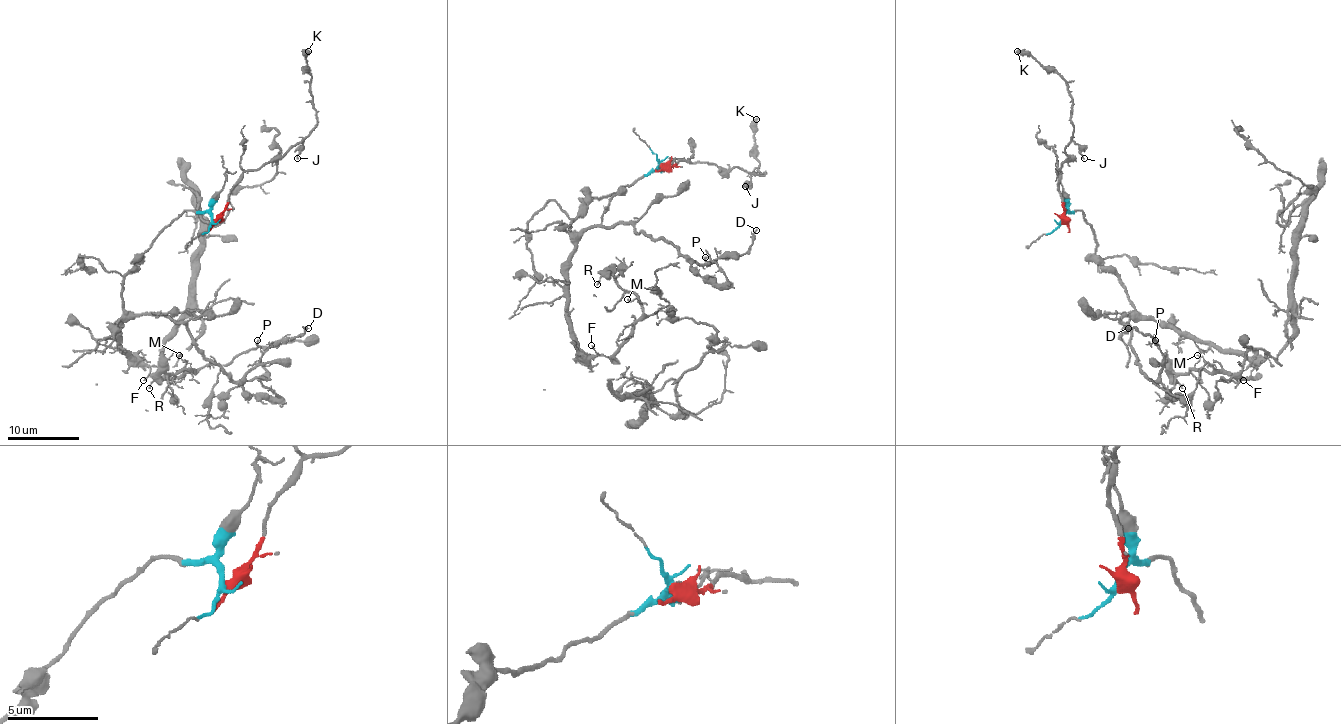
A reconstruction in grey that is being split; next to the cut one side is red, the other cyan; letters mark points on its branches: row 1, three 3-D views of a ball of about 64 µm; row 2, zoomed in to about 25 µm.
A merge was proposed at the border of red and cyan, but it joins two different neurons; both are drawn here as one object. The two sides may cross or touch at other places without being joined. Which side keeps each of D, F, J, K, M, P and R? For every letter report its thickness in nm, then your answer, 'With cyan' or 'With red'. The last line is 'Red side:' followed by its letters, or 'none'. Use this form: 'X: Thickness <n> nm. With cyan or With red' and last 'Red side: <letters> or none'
D: Thickness 140 nm. With cyan
F: Thickness 120 nm. With cyan
J: Thickness 110 nm. With red
K: Thickness 480 nm. With red
M: Thickness 100 nm. With cyan
P: Thickness 170 nm. With cyan
R: Thickness 110 nm. With cyan
Red side: J, K

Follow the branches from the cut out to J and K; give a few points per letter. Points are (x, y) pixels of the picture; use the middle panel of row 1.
J: (661, 165), (691, 161), (713, 163), (724, 168), (738, 167), (749, 174), (751, 179), (745, 186)
K: (661, 165), (691, 161), (740, 167), (763, 175), (756, 158), (756, 118)

